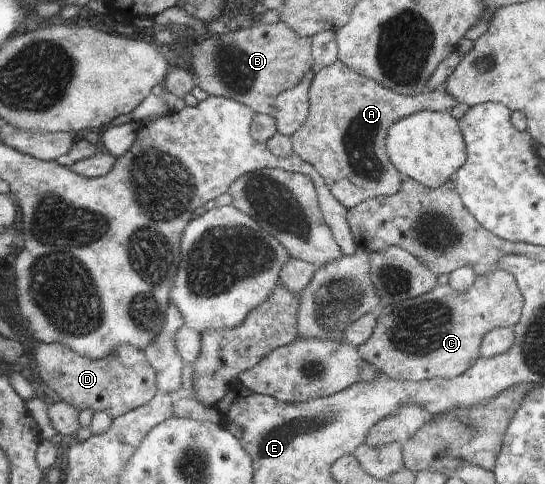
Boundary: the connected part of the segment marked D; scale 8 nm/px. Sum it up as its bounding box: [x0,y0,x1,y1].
[32,341,159,419]

